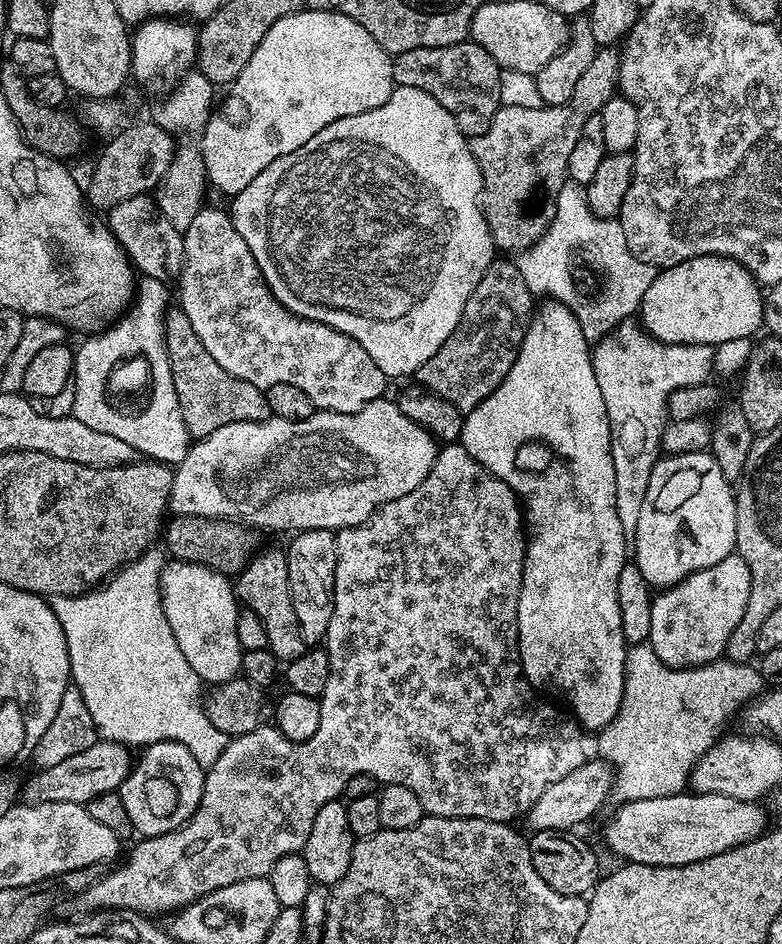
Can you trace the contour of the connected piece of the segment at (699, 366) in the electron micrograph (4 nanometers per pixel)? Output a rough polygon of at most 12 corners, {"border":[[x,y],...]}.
{"border":[[623,320],[591,349],[614,506],[636,535],[668,399],[713,375],[711,344]]}

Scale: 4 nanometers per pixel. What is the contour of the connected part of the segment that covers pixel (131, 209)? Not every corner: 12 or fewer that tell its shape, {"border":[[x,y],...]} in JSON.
{"border":[[151,195],[107,209],[140,276],[175,281],[183,235]]}

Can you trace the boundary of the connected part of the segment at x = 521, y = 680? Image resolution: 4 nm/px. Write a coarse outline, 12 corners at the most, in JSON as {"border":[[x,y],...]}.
{"border":[[458,442],[336,532],[299,744],[229,739],[86,892],[156,918],[346,782],[515,821],[590,752],[520,665],[526,524]]}

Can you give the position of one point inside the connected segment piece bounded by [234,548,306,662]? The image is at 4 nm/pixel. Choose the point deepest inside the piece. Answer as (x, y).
(263, 585)

